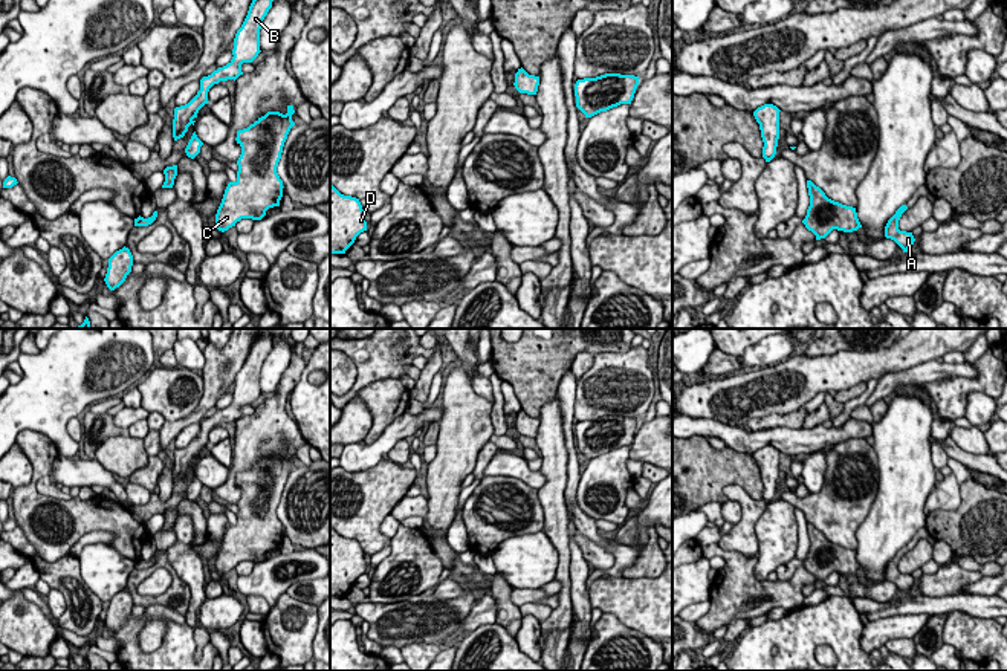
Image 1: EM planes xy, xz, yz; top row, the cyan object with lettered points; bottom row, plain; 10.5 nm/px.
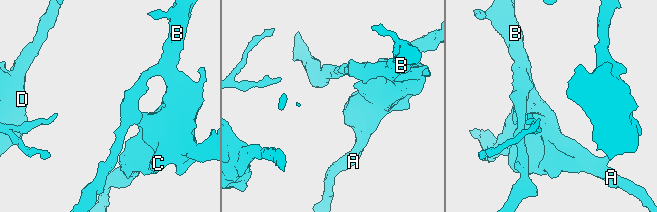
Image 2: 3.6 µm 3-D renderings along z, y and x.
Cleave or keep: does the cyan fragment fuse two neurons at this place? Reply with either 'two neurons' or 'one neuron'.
one neuron

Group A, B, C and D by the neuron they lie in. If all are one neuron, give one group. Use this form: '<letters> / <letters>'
A B C D

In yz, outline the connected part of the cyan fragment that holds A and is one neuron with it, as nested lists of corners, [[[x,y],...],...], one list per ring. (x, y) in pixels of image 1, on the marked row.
[[[902,205],[885,226],[885,237],[894,240],[903,249],[903,252],[908,252],[915,241],[912,232],[899,229],[899,220],[906,209],[908,206]]]

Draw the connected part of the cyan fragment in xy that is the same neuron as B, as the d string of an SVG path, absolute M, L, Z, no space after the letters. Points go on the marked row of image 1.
M252 0L248 15L237 31L234 38L234 49L232 49L232 60L214 70L211 75L203 76L200 79L200 90L197 95L185 105L174 109L174 119L173 119L173 138L174 141L185 136L188 127L197 118L199 110L208 104L208 92L214 84L228 79L237 79L241 72L243 63L252 63L260 50L260 29L263 24L264 17L267 15L269 9L272 8L274 0Z

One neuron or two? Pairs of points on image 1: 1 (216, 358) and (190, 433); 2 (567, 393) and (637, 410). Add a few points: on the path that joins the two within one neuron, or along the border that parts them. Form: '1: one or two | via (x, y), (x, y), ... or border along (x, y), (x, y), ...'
1: two | border along (199, 422), (188, 424), (173, 439)
2: two | border along (578, 381), (573, 418)

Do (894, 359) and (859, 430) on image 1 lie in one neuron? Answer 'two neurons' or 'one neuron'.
one neuron

